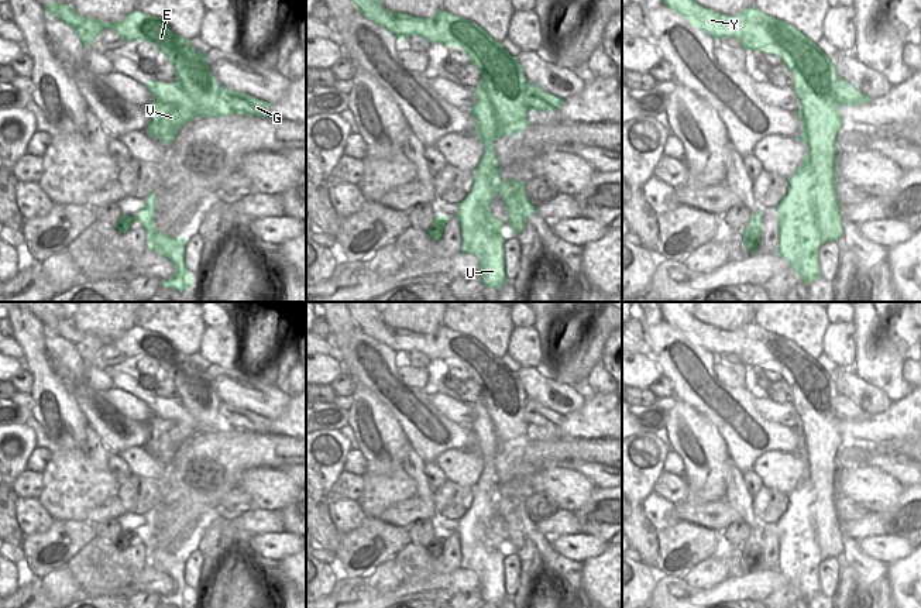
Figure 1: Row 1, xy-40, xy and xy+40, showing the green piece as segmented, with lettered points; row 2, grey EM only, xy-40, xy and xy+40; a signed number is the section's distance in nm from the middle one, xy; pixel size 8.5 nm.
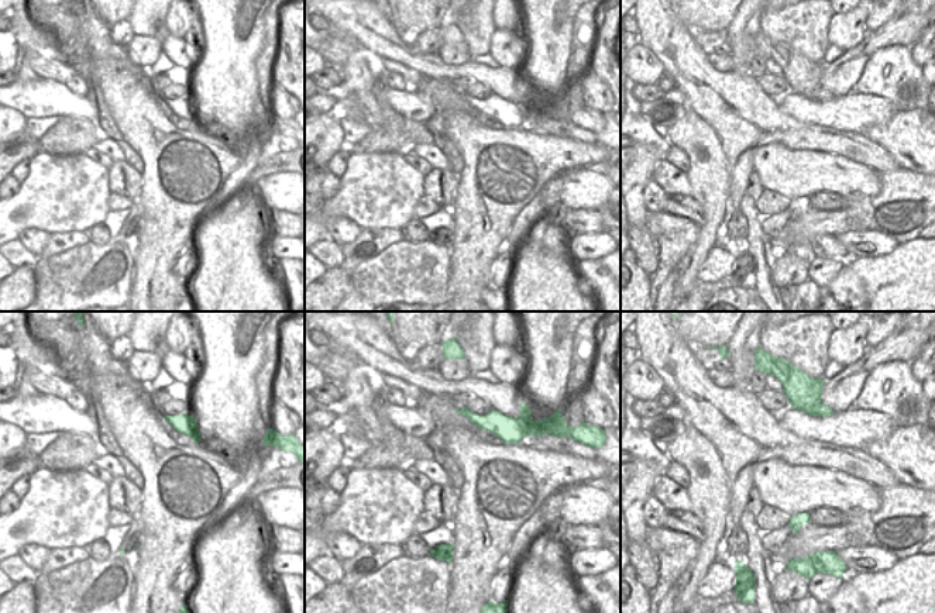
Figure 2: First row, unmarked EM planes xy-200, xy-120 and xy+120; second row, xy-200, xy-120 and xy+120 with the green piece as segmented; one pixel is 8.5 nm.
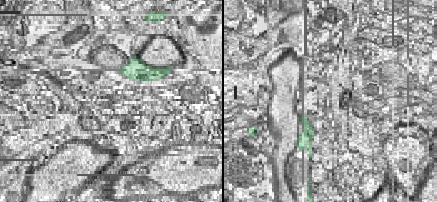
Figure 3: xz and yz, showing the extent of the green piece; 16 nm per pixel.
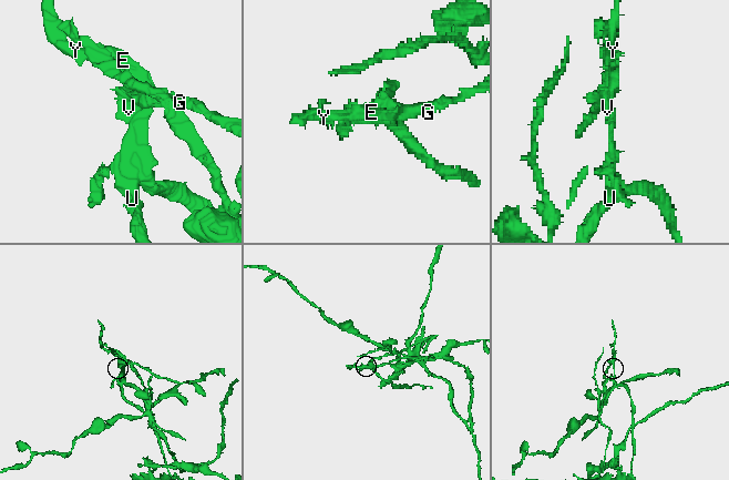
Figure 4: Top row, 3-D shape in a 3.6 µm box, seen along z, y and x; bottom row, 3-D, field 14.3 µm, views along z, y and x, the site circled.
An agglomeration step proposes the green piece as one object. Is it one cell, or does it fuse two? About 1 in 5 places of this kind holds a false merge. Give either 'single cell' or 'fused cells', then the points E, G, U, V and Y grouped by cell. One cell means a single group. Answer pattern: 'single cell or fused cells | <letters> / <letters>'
fused cells | E Y / G U V

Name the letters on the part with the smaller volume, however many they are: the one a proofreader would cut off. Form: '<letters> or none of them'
E, Y

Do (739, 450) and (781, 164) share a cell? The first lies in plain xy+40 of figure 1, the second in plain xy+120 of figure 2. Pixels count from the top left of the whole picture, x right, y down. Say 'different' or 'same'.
different

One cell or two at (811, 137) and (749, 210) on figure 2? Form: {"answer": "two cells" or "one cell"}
{"answer": "two cells"}

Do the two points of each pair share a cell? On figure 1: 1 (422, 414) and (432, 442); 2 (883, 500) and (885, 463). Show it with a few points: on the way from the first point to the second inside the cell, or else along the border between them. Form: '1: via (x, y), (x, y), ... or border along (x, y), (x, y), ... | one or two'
1: via (422, 421), (430, 435) | one
2: border along (852, 469), (879, 467), (901, 485) | two

